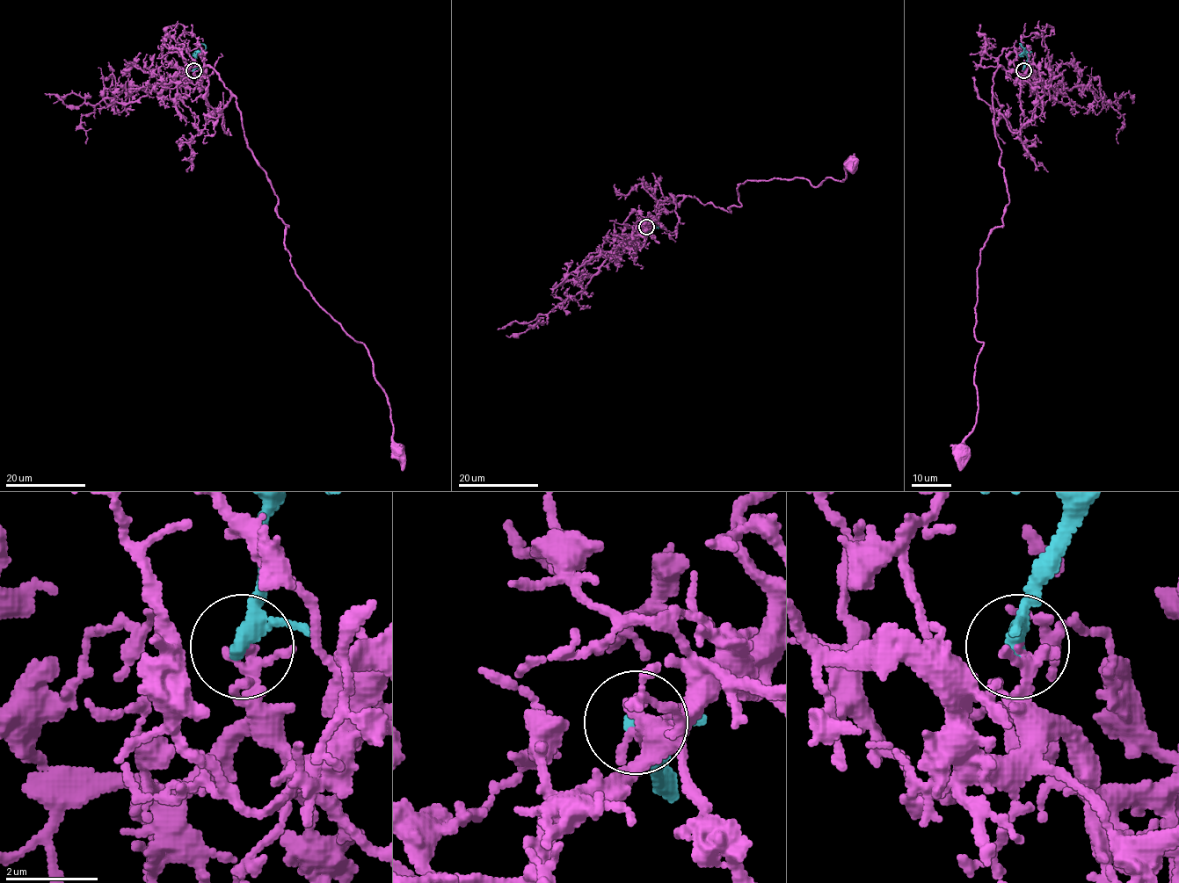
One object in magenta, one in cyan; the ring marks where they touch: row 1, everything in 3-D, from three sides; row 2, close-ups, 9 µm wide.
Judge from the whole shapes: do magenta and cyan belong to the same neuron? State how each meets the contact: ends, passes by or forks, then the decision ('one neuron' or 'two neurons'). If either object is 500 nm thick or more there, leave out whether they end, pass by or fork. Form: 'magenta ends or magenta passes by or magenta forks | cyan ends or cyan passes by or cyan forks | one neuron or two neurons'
magenta passes by | cyan passes by | one neuron

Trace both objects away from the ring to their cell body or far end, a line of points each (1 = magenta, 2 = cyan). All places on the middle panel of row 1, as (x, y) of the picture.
1: (645, 227), (672, 197), (731, 213), (745, 181), (804, 177), (817, 186), (826, 177), (841, 182), (853, 163)
2: (645, 227), (648, 230), (658, 227), (653, 222)

